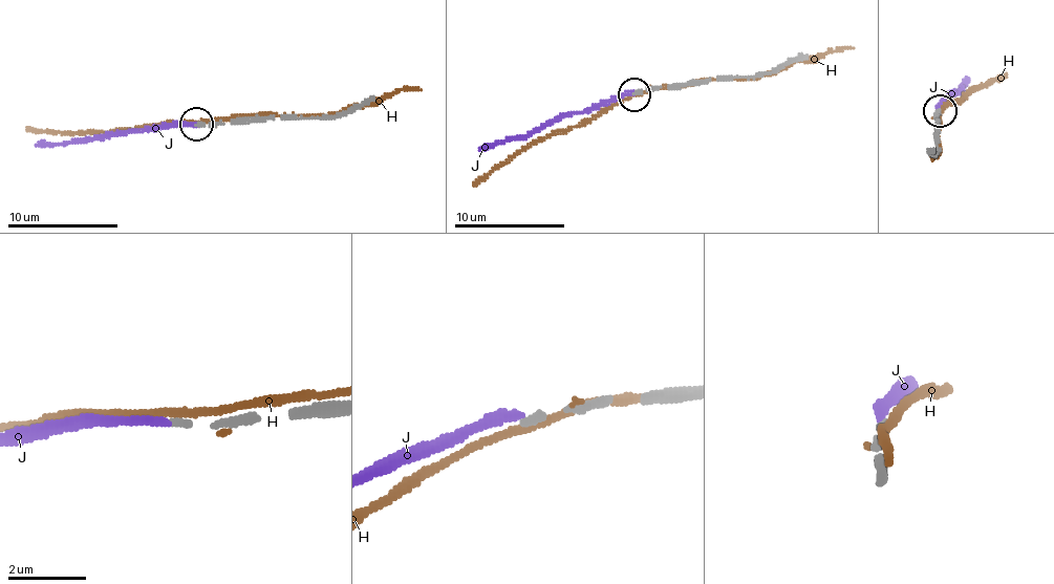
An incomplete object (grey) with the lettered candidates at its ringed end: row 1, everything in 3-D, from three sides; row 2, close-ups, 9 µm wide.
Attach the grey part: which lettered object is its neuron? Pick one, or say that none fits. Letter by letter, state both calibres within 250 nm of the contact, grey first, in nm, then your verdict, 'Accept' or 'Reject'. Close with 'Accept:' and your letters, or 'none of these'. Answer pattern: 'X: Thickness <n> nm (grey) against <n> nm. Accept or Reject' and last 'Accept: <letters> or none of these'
H: Thickness 180 nm (grey) against 200 nm. Reject
J: Thickness 170 nm (grey) against 200 nm. Reject
Accept: none of these

